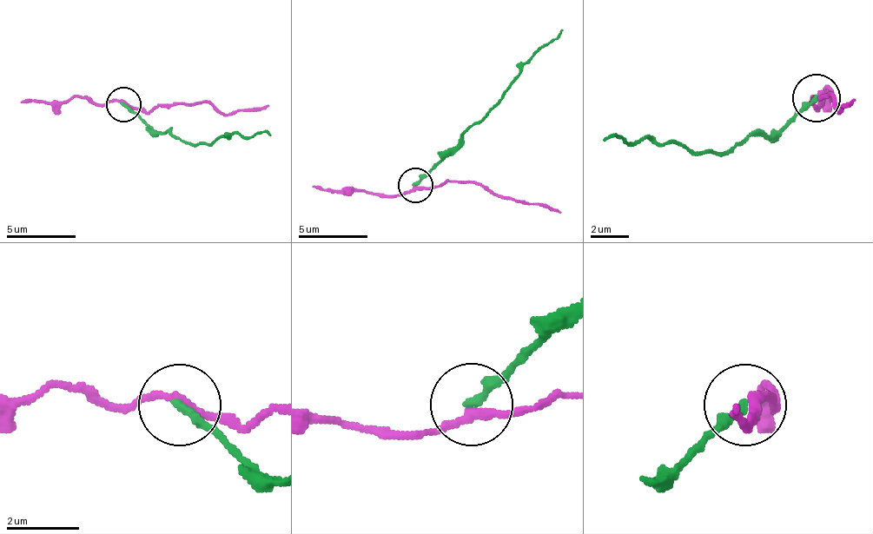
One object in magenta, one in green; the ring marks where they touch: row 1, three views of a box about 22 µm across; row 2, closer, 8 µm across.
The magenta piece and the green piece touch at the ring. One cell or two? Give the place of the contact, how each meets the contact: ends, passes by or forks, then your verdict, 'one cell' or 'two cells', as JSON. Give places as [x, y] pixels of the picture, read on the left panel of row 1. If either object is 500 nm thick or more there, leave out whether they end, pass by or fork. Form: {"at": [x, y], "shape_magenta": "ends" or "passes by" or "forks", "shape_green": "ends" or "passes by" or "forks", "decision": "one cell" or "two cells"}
{"at": [123, 104], "shape_magenta": "passes by", "shape_green": "ends", "decision": "two cells"}

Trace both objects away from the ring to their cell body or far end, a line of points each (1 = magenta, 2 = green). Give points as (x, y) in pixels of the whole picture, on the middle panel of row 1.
1: (414, 187), (477, 181), (519, 201), (550, 205), (560, 212)
2: (414, 184), (480, 121), (525, 66), (564, 31)

